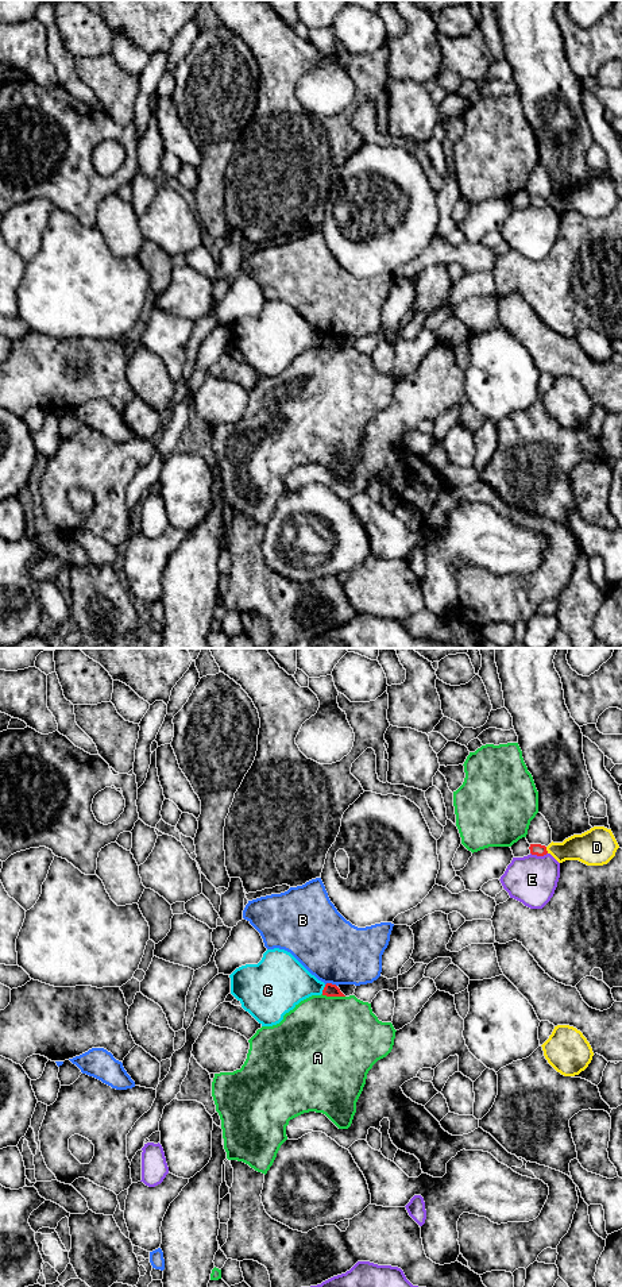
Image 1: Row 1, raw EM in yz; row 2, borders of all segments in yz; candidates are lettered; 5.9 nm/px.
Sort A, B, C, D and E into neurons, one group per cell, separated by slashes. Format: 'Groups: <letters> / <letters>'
Groups: A / B / C / D / E

